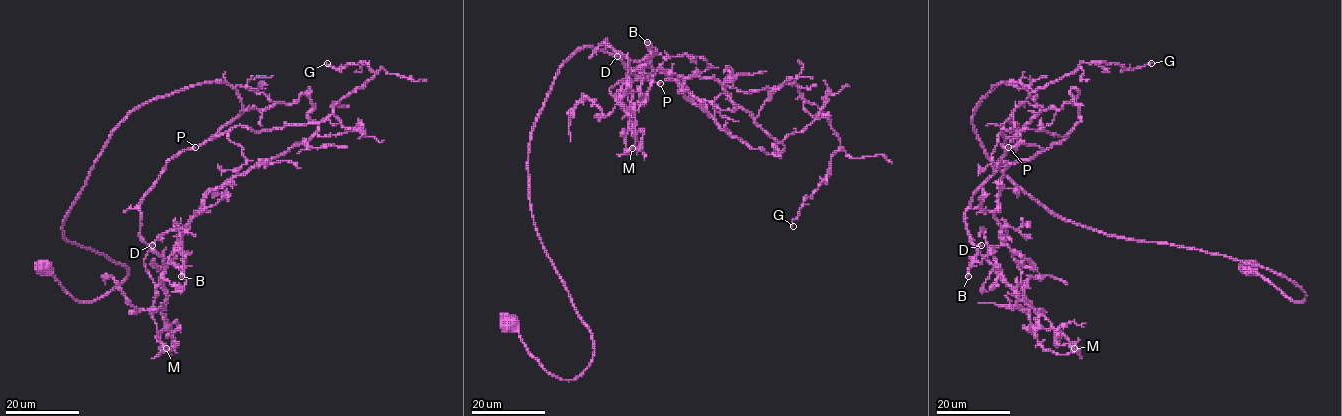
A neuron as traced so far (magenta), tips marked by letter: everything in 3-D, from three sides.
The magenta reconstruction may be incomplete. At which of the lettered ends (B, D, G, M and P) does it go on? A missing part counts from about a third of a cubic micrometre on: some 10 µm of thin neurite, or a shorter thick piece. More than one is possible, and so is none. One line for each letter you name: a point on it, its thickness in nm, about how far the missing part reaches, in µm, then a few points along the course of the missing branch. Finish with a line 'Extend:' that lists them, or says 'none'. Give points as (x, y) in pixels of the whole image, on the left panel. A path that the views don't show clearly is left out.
Extend: none

